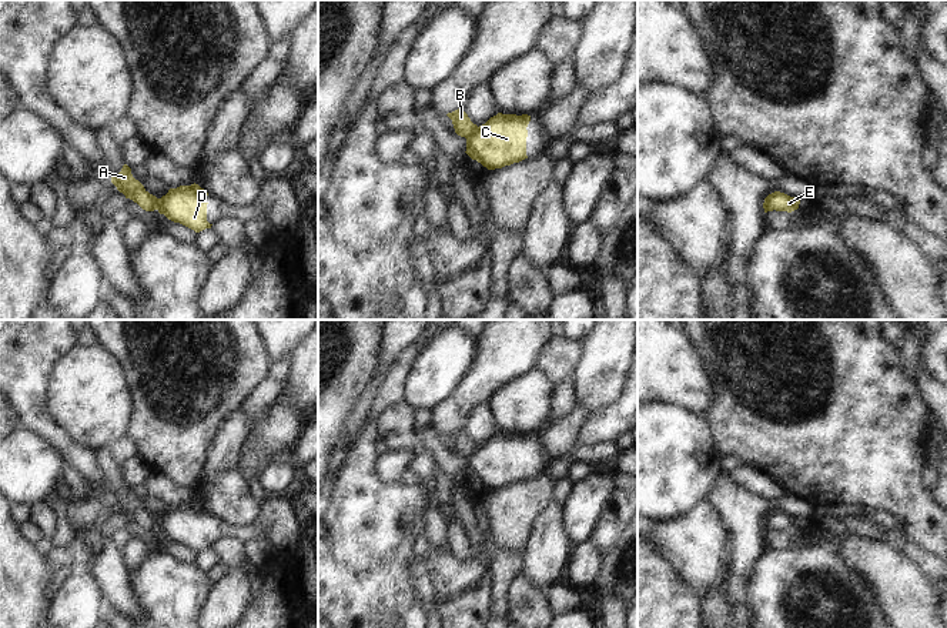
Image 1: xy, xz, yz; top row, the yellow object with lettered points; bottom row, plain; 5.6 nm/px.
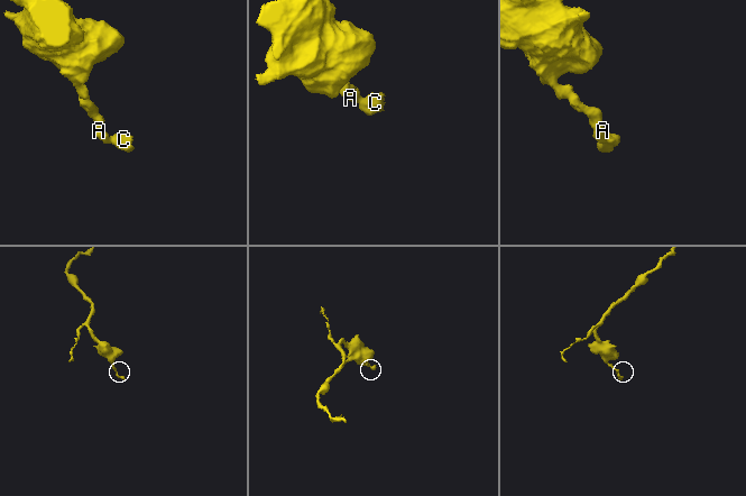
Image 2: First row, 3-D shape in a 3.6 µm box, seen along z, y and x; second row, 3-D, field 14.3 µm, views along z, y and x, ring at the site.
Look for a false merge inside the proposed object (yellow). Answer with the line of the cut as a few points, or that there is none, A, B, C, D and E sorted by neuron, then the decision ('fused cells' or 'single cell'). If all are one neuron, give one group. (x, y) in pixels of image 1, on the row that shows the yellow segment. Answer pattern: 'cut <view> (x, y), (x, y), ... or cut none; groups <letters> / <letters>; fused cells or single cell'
cut xz (478, 127), (465, 137); groups A B / C D E; fused cells

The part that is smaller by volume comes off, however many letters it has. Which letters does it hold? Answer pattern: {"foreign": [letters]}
{"foreign": ["C", "D", "E"]}

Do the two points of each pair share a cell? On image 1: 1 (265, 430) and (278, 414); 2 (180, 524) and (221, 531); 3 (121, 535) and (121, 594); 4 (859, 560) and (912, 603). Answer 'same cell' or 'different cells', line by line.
1: same cell
2: same cell
3: different cells
4: same cell

